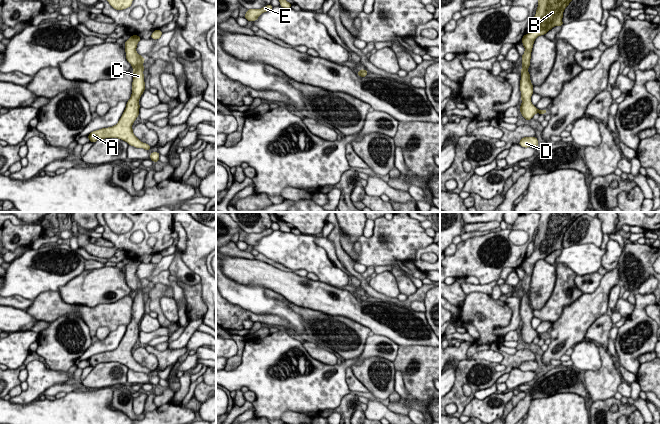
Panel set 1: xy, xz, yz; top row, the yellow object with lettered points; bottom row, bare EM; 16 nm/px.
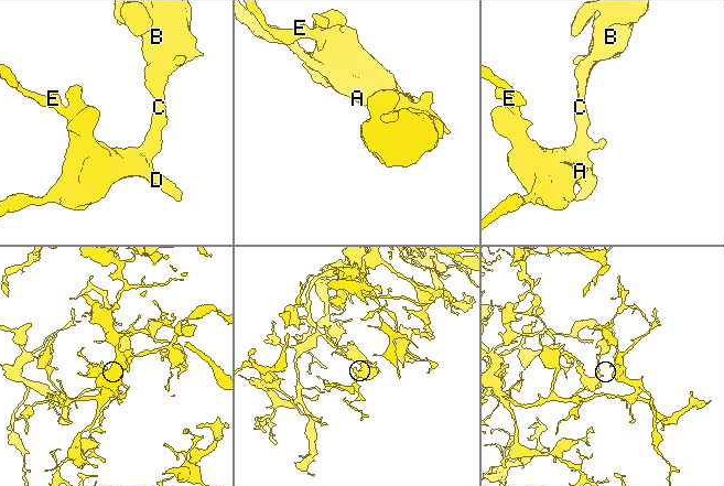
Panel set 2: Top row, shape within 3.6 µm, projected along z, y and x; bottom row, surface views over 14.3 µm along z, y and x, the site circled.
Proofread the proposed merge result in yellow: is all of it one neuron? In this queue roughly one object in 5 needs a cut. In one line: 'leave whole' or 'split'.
leave whole

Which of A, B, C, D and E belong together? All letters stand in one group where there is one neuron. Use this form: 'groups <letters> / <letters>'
groups A B C D E

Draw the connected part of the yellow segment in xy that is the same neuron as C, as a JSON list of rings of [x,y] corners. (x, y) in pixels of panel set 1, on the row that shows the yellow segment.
[[[132,35],[125,42],[125,56],[131,64],[133,70],[132,94],[127,101],[126,108],[119,119],[118,123],[112,127],[102,128],[91,132],[88,135],[90,142],[96,142],[99,139],[118,138],[128,143],[128,145],[136,148],[150,150],[151,146],[141,142],[134,134],[132,125],[139,115],[139,99],[145,90],[144,82],[144,66],[145,58],[136,51],[137,44],[140,41],[138,35]]]

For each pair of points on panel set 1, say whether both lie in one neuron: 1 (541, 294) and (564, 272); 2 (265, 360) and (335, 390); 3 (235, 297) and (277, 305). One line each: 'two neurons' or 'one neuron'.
1: two neurons
2: one neuron
3: one neuron

